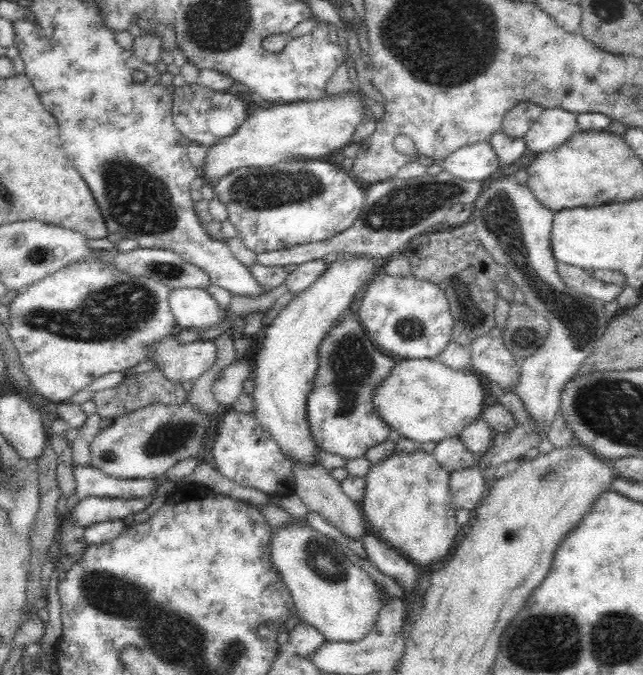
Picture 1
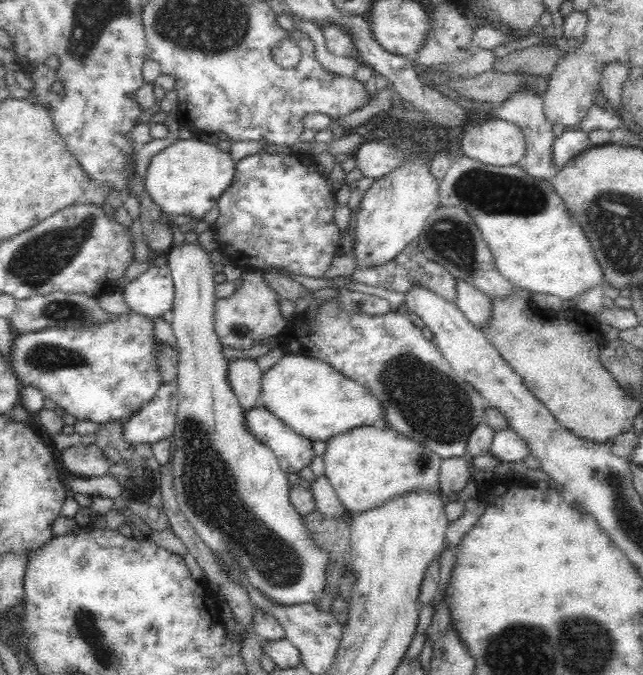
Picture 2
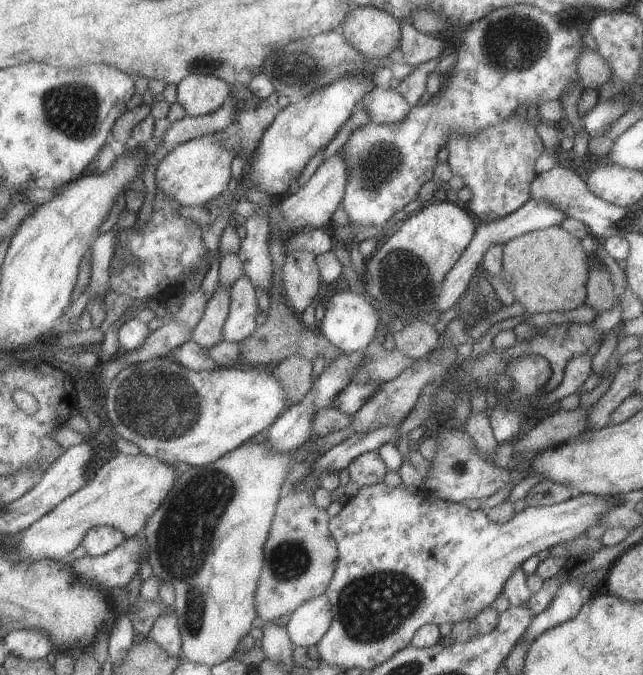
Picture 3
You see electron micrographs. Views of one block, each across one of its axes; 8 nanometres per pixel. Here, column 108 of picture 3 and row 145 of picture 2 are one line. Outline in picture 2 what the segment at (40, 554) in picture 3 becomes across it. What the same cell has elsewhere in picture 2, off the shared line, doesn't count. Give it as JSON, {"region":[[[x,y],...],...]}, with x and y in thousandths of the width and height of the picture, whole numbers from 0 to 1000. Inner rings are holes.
{"region":[[[776,176],[725,184],[715,199],[719,230],[750,243],[806,244],[820,224],[820,207],[802,182]]]}

